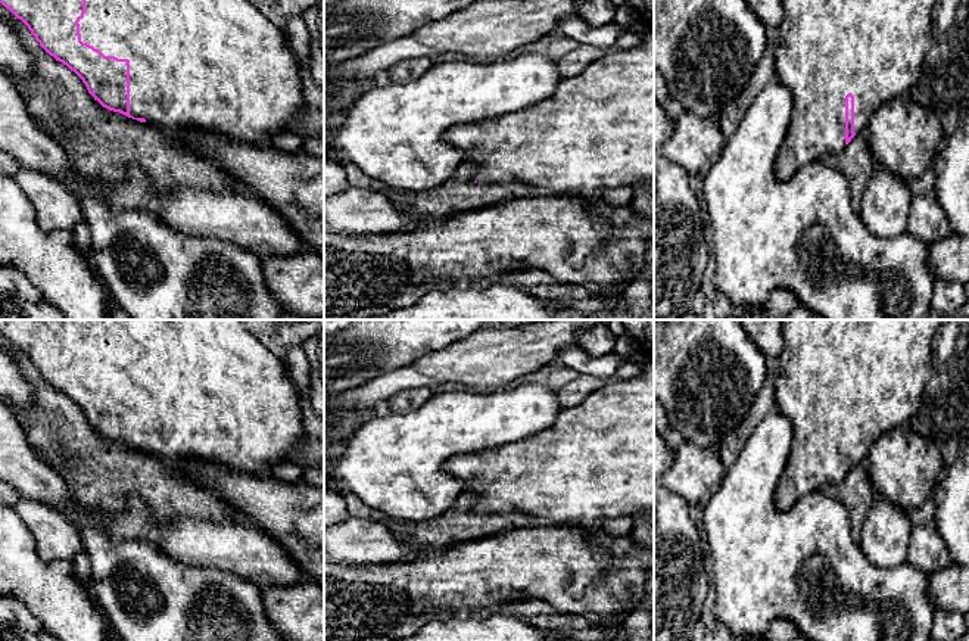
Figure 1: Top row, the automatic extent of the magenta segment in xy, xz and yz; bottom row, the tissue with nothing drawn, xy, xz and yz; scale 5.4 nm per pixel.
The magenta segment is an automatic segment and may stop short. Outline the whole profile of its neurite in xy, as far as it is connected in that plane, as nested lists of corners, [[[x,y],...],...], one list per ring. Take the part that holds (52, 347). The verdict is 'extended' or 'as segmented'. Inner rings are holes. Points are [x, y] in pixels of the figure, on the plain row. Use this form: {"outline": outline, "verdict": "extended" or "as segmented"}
{"outline": [[[0,320],[0,333],[28,357],[50,386],[82,410],[88,423],[103,438],[162,461],[193,458],[237,473],[271,474],[275,464],[292,458],[292,451],[305,442],[300,402],[286,362],[261,343],[243,320]]], "verdict": "extended"}

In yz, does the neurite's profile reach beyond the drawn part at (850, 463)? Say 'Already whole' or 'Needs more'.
Needs more

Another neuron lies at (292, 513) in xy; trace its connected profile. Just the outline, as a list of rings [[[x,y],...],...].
[[[193,458],[171,463],[187,477],[212,488],[221,500],[243,519],[272,536],[300,566],[309,579],[324,589],[324,486],[314,486],[303,479],[289,483],[272,474],[237,473]]]

